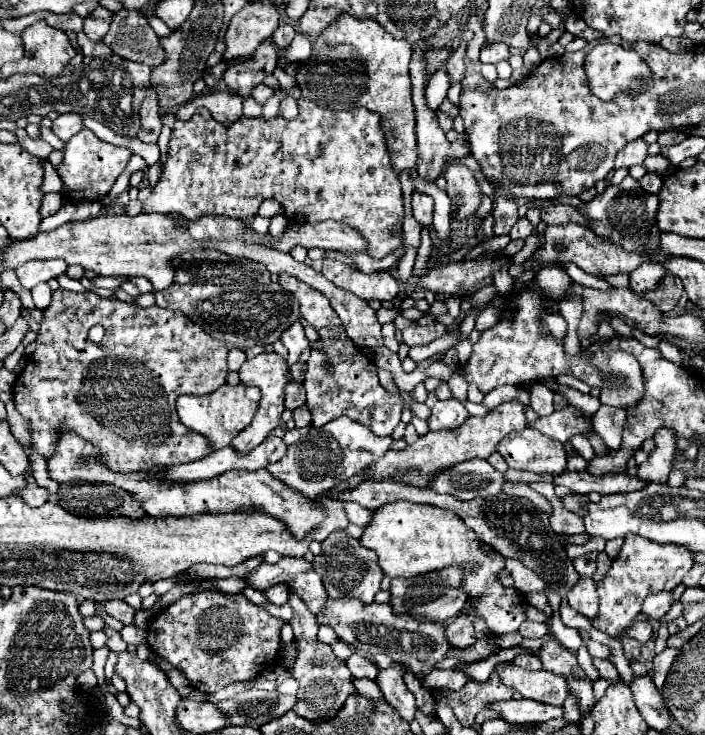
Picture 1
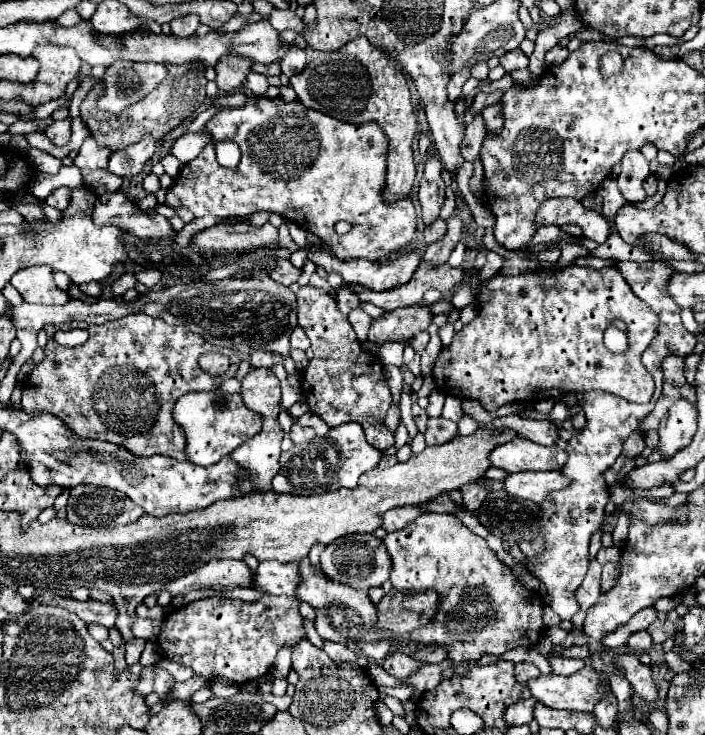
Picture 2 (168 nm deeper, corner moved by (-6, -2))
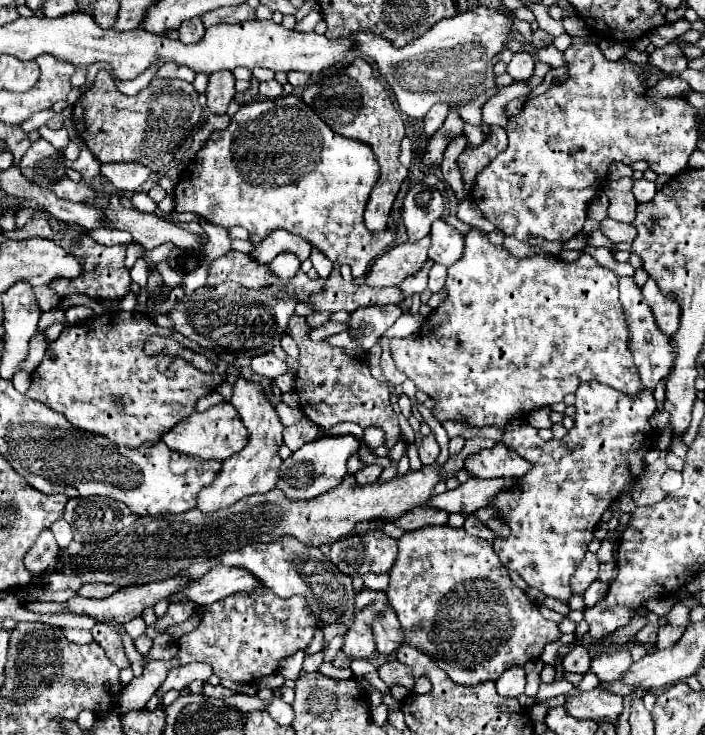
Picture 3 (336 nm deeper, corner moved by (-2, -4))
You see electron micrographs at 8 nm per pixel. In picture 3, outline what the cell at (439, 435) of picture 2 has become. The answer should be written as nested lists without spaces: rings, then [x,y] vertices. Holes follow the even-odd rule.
[[[428,435],[428,437],[422,437],[422,443],[418,447],[418,453],[420,453],[420,461],[422,465],[430,465],[436,461],[438,453],[440,453],[440,447],[434,439],[434,435]]]

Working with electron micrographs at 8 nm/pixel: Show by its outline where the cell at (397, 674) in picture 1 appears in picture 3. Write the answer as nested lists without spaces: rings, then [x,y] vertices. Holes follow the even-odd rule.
[[[386,605],[384,611],[374,617],[372,631],[374,631],[374,641],[376,641],[376,651],[380,655],[388,657],[404,643],[404,633],[400,629],[400,621],[390,605]]]

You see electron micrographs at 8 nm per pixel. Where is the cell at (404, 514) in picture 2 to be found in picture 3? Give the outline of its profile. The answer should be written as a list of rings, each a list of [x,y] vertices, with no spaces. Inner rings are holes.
[[[414,507],[414,511],[408,511],[402,515],[402,519],[396,519],[396,525],[404,531],[414,531],[428,525],[446,525],[448,513],[446,511],[434,511],[432,507]]]

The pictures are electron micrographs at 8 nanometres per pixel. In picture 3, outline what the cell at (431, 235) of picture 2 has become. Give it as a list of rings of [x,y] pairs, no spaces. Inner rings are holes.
[[[442,219],[434,221],[430,237],[432,237],[430,259],[434,263],[450,267],[450,265],[454,265],[462,257],[462,251],[464,251],[462,235],[454,227],[444,223]]]

